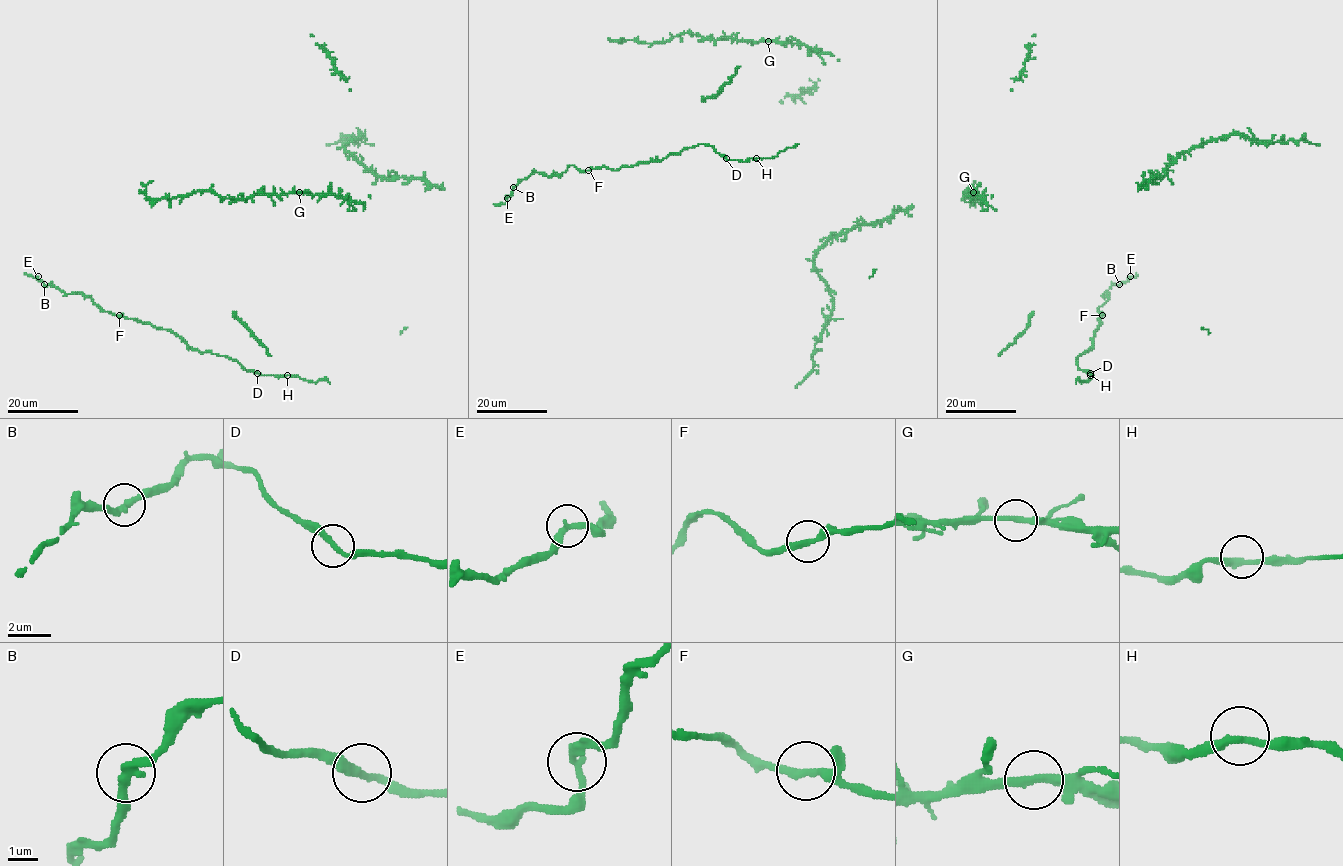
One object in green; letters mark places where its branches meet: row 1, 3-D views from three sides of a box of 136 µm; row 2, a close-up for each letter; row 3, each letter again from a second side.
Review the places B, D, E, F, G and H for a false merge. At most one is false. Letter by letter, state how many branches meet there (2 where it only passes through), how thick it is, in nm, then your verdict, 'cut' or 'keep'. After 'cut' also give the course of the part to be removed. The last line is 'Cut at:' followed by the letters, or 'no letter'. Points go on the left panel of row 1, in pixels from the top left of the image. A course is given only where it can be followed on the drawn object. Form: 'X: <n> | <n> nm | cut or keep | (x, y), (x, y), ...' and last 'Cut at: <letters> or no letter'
B: 2 | 320 nm | keep
D: 2 | 280 nm | keep
E: 2 | 280 nm | keep
F: 2 | 280 nm | keep
G: 2 | 280 nm | keep
H: 2 | 280 nm | keep
Cut at: no letter

